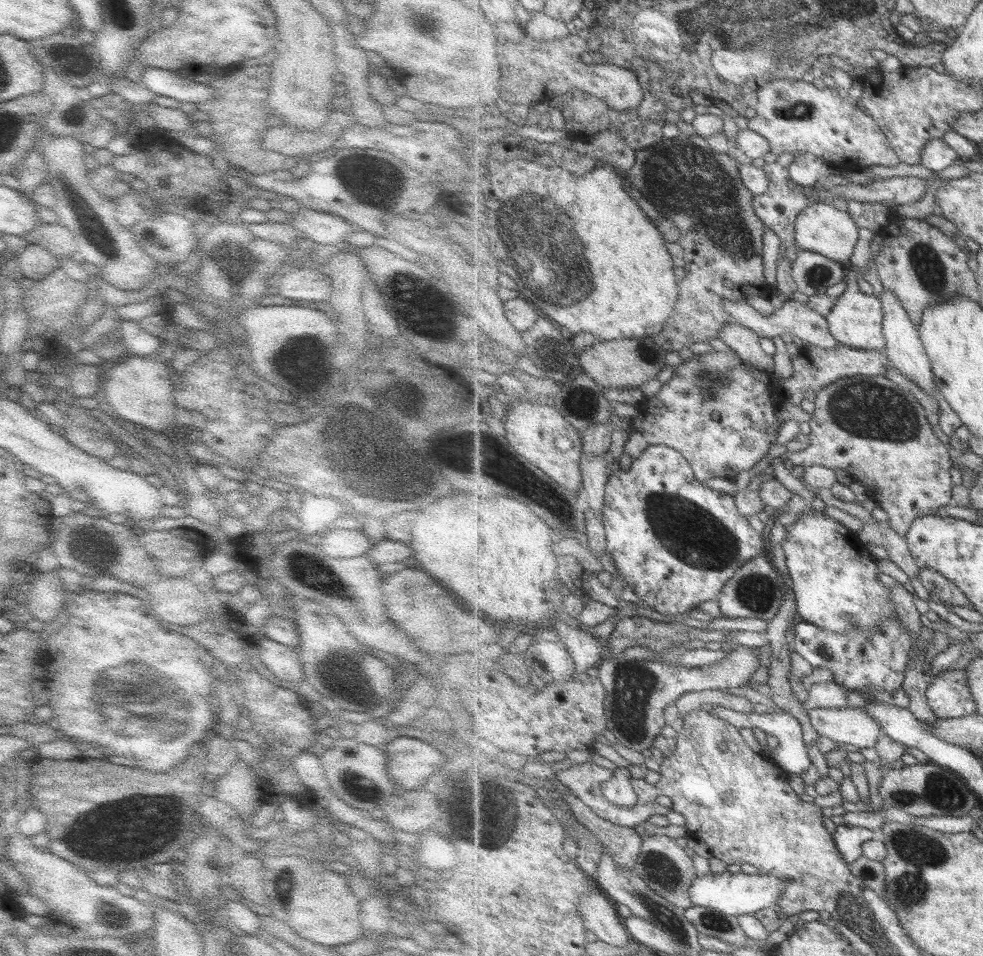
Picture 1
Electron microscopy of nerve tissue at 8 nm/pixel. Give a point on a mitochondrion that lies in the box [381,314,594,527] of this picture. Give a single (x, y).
(501, 470)

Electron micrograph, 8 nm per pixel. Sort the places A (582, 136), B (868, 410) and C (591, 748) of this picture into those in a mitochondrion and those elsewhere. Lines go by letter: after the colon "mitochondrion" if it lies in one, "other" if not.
A: other
B: mitochondrion
C: other

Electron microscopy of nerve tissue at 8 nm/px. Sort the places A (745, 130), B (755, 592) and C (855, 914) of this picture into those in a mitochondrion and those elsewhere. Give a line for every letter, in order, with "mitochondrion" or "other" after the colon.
A: other
B: mitochondrion
C: mitochondrion

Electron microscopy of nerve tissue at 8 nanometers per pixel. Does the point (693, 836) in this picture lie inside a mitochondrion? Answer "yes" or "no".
no

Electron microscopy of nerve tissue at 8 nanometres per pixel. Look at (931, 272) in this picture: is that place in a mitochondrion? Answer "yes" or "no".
yes

